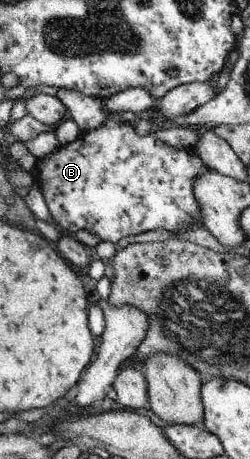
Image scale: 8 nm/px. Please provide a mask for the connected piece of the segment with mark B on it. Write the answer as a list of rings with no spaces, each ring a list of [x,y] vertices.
[[[107,120],[106,123],[98,129],[82,133],[71,144],[61,146],[61,148],[53,155],[47,156],[45,159],[39,160],[39,165],[34,171],[34,177],[39,179],[41,188],[43,189],[46,204],[50,210],[54,224],[61,226],[63,233],[74,235],[79,230],[86,230],[91,234],[96,234],[102,241],[109,241],[115,244],[121,238],[127,236],[137,236],[142,232],[149,232],[156,228],[165,228],[169,232],[181,232],[189,228],[195,229],[195,226],[202,226],[202,212],[199,202],[197,202],[194,194],[195,182],[198,178],[208,171],[208,167],[197,154],[191,156],[191,152],[185,149],[176,149],[154,137],[153,133],[148,136],[140,136],[130,124],[119,124],[113,120]]]

